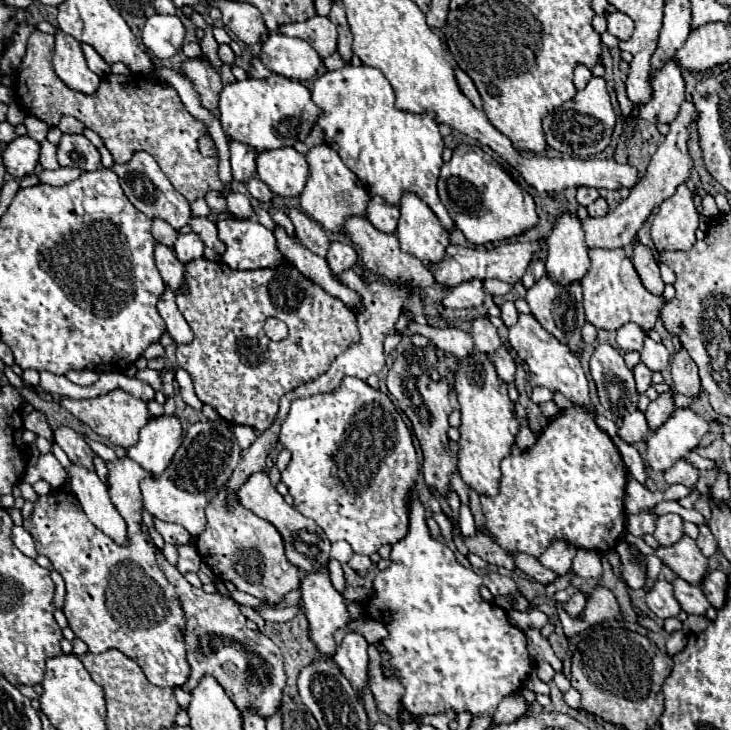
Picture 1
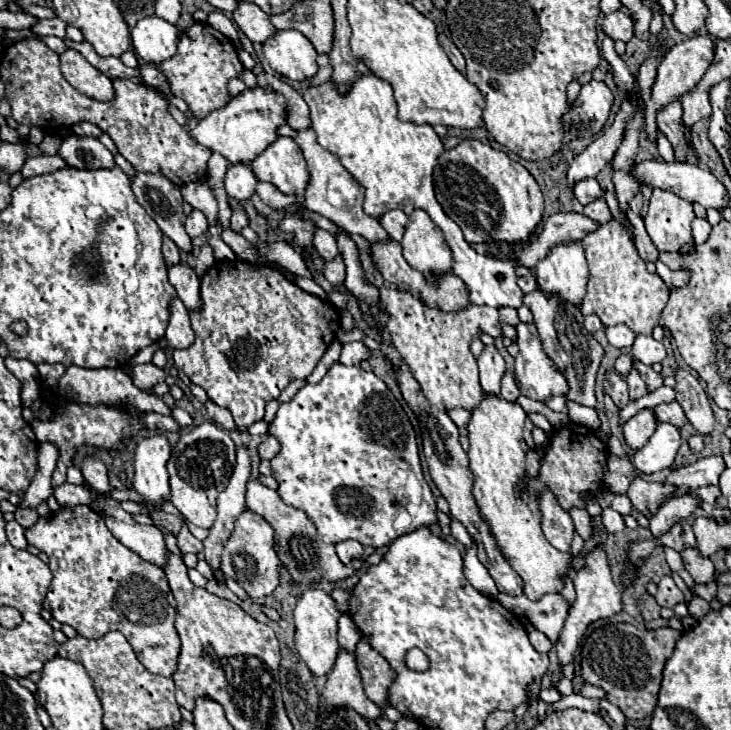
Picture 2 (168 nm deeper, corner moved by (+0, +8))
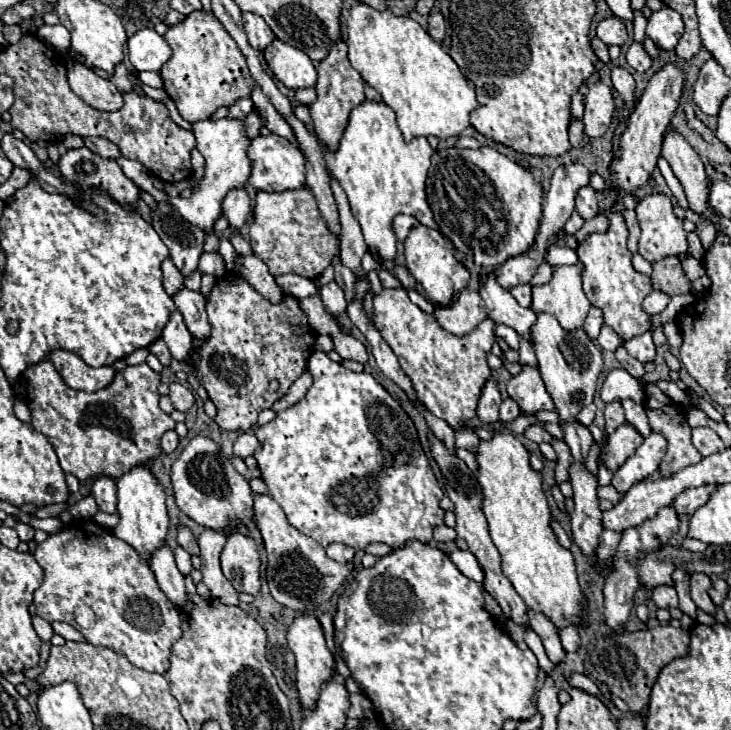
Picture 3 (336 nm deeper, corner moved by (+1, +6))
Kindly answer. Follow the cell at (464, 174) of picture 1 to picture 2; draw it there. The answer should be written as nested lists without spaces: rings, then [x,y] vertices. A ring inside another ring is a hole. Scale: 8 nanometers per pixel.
[[[465,138],[459,146],[445,150],[433,170],[435,196],[445,214],[459,224],[469,244],[523,242],[543,216],[543,194],[535,178],[505,152],[475,138]]]

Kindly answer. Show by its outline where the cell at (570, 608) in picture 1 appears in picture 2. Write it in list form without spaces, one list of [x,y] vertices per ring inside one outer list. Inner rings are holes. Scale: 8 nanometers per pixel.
[[[559,592],[547,594],[539,602],[531,602],[527,596],[513,598],[509,594],[499,594],[497,598],[511,612],[515,612],[515,614],[525,612],[529,616],[531,624],[537,630],[545,632],[551,638],[551,642],[555,642],[559,638],[561,628],[563,628],[565,618],[567,618],[567,612],[571,608],[571,604],[567,602],[567,598],[563,594],[559,594]]]

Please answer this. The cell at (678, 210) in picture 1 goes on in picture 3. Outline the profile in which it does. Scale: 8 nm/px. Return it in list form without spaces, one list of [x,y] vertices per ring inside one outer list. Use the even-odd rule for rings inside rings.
[[[650,194],[636,206],[636,220],[642,230],[638,252],[648,262],[658,262],[666,256],[686,256],[686,232],[682,220],[672,212],[672,202],[664,194]]]

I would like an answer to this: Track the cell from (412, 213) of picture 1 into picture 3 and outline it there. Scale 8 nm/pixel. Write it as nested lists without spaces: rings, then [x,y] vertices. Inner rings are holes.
[[[420,224],[412,228],[410,236],[404,242],[404,258],[406,258],[406,268],[416,280],[416,290],[434,306],[452,304],[470,282],[470,272],[456,258],[456,250],[452,248],[452,244],[448,244],[438,230],[432,230],[428,226]]]

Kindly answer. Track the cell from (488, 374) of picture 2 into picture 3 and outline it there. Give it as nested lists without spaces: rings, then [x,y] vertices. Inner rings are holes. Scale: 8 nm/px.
[[[488,380],[484,390],[482,390],[482,396],[480,396],[480,402],[478,402],[478,420],[482,424],[496,424],[498,422],[498,406],[500,406],[502,398],[500,398],[500,392],[498,392],[498,386],[494,380]]]

